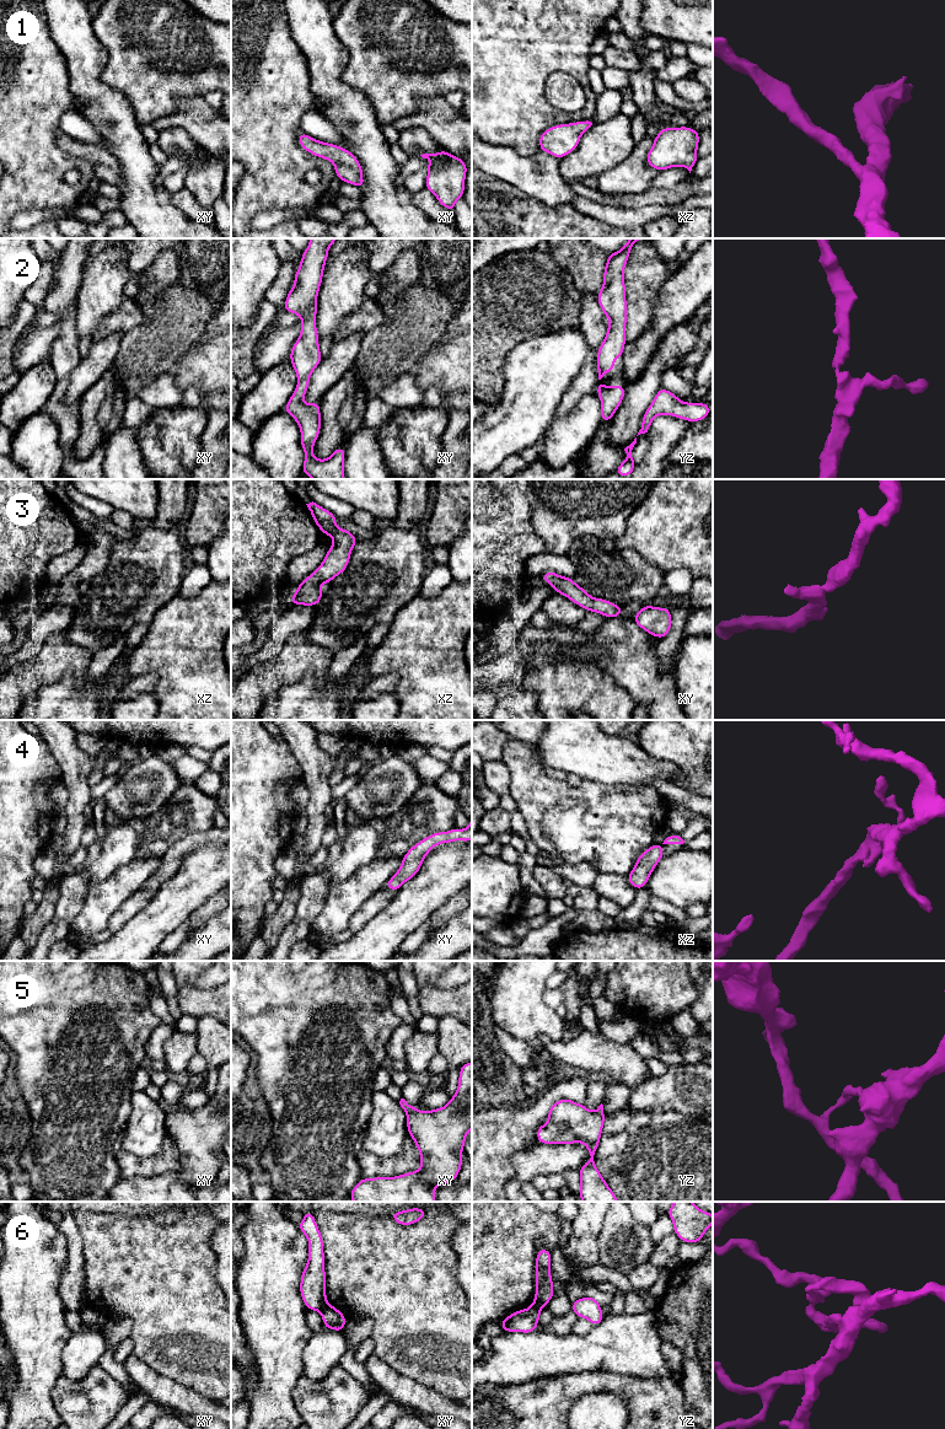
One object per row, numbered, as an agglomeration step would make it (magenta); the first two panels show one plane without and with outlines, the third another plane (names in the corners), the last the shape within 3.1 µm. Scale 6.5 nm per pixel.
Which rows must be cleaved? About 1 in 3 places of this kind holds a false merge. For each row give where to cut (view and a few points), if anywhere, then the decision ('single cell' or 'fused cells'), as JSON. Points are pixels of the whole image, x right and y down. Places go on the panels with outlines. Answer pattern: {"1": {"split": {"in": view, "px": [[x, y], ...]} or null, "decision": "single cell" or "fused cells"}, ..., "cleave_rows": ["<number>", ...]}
{"1": {"split": null, "decision": "single cell"}, "2": {"split": null, "decision": "single cell"}, "3": {"split": null, "decision": "single cell"}, "4": {"split": null, "decision": "single cell"}, "5": {"split": {"in": "xy", "px": [[417, 1108], [407, 1116]]}, "decision": "fused cells"}, "6": {"split": {"in": "xy", "px": [[327, 1303], [320, 1311]]}, "decision": "fused cells"}, "cleave_rows": ["5", "6"]}

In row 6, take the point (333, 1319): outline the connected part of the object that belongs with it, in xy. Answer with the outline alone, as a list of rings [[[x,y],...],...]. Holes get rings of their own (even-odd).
[[[327,1304],[320,1314],[323,1318],[324,1328],[343,1332],[347,1316],[344,1316],[335,1306]]]

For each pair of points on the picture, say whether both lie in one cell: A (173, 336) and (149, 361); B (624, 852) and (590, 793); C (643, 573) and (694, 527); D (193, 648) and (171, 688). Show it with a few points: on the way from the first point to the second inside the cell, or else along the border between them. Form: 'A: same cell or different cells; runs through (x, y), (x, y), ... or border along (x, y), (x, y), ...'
A: same cell; runs through (167, 342), (154, 355)
B: same cell; runs through (610, 837), (592, 807)
C: different cells; border along (627, 548), (637, 552), (664, 573)
D: same cell; runs through (189, 657), (189, 670), (181, 678)

